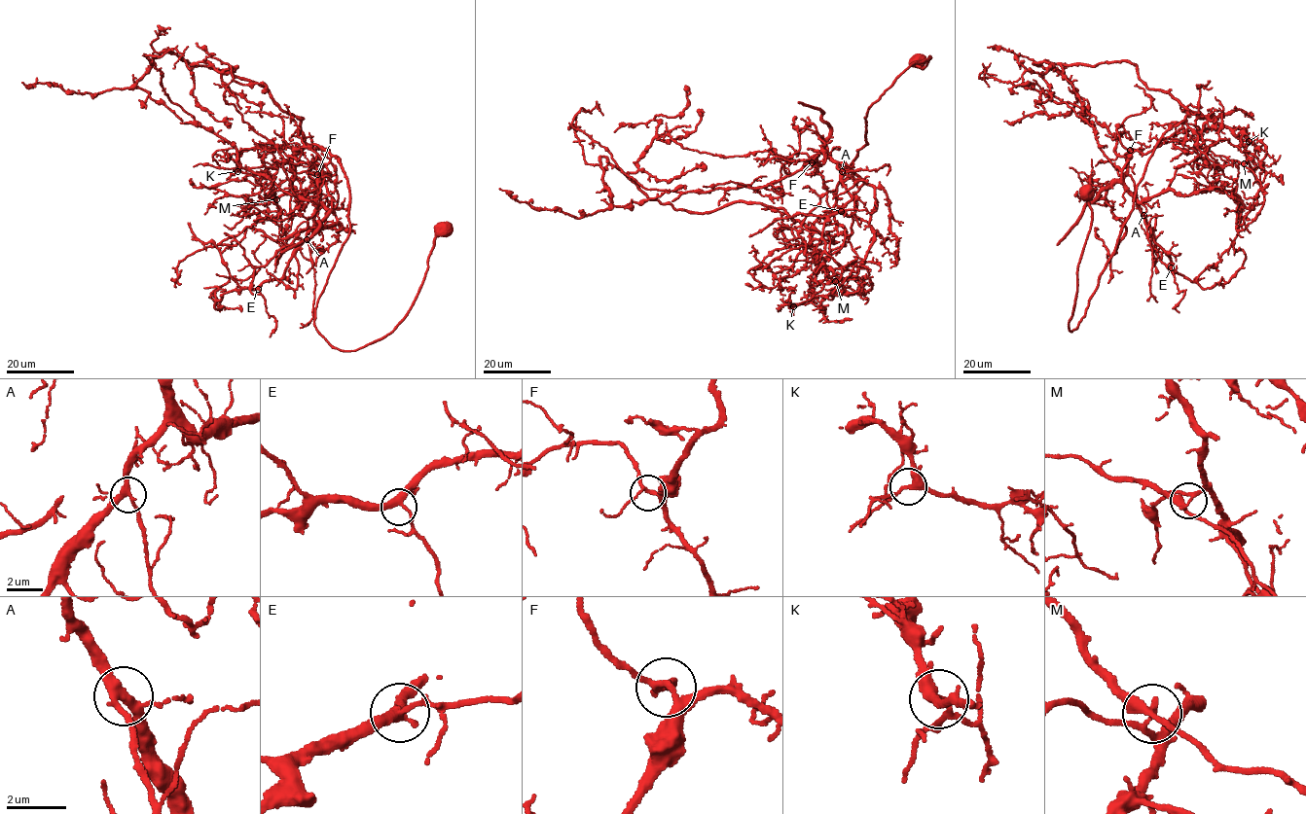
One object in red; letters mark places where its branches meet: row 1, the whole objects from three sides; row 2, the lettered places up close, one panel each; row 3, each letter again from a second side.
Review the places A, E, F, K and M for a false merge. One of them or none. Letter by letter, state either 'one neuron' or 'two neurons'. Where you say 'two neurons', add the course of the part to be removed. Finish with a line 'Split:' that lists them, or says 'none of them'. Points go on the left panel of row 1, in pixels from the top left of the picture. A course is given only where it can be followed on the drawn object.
A: one neuron
E: one neuron
F: one neuron
K: one neuron
M: two neurons; course (276, 199), (276, 265), (283, 238), (342, 229), (242, 168), (145, 54), (175, 49), (172, 68)
Split: M

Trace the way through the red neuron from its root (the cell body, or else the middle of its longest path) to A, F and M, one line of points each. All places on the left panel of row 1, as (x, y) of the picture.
A: (441, 227), (352, 350), (313, 322), (350, 229), (315, 144), (307, 239)
F: (441, 227), (404, 319), (341, 351), (313, 320), (346, 178), (298, 149), (302, 190), (317, 174)
M: (441, 227), (404, 319), (341, 351), (313, 322), (350, 229), (337, 157), (296, 150), (276, 199)

